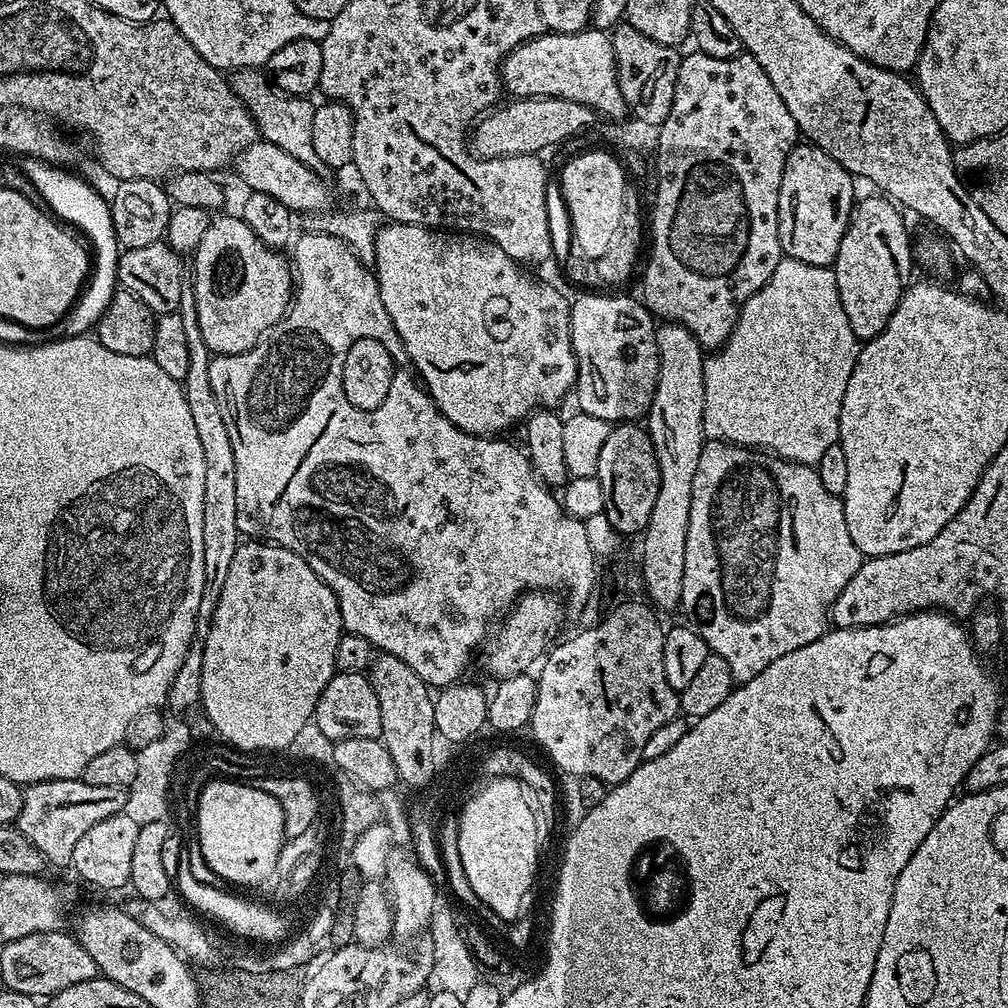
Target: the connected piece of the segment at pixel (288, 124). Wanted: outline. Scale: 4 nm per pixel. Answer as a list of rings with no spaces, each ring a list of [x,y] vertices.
[[[237,69],[231,75],[230,87],[238,99],[243,102],[244,108],[255,122],[261,139],[285,150],[291,157],[297,158],[313,170],[321,167],[320,159],[314,154],[313,142],[310,138],[315,108],[315,103],[311,99],[286,95],[276,88],[267,75],[259,69]]]

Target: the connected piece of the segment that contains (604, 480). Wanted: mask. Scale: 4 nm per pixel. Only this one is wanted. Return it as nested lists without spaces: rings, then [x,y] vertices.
[[[620,422],[611,429],[605,445],[602,446],[595,475],[600,479],[600,485],[606,497],[606,513],[609,524],[619,534],[625,534],[625,532],[643,533],[644,528],[650,522],[650,514],[654,514],[654,502],[658,498],[660,470],[654,454],[654,446],[647,431],[643,427],[635,428],[636,426],[632,422]]]

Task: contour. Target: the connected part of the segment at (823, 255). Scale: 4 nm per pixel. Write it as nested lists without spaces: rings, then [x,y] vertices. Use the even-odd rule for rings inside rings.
[[[800,142],[793,147],[778,190],[780,250],[787,259],[823,268],[835,265],[838,246],[842,246],[852,213],[852,183],[852,173],[815,144]]]

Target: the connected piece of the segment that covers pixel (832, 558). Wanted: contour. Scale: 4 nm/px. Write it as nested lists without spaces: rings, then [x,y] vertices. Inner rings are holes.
[[[708,440],[705,443],[698,474],[694,474],[694,490],[690,502],[690,522],[688,523],[688,541],[686,542],[686,566],[682,578],[683,603],[688,604],[688,616],[691,627],[706,642],[709,653],[721,655],[730,666],[733,681],[743,682],[762,674],[774,658],[782,658],[782,654],[790,654],[790,650],[798,650],[802,646],[810,646],[818,638],[822,638],[830,624],[832,603],[846,590],[846,582],[858,574],[862,557],[858,546],[854,546],[854,538],[850,538],[850,530],[846,526],[844,501],[841,497],[830,494],[826,486],[822,486],[822,478],[818,478],[815,467],[811,464],[793,464],[791,460],[782,460],[775,454],[764,450],[745,448],[743,444],[730,444],[723,440]]]

